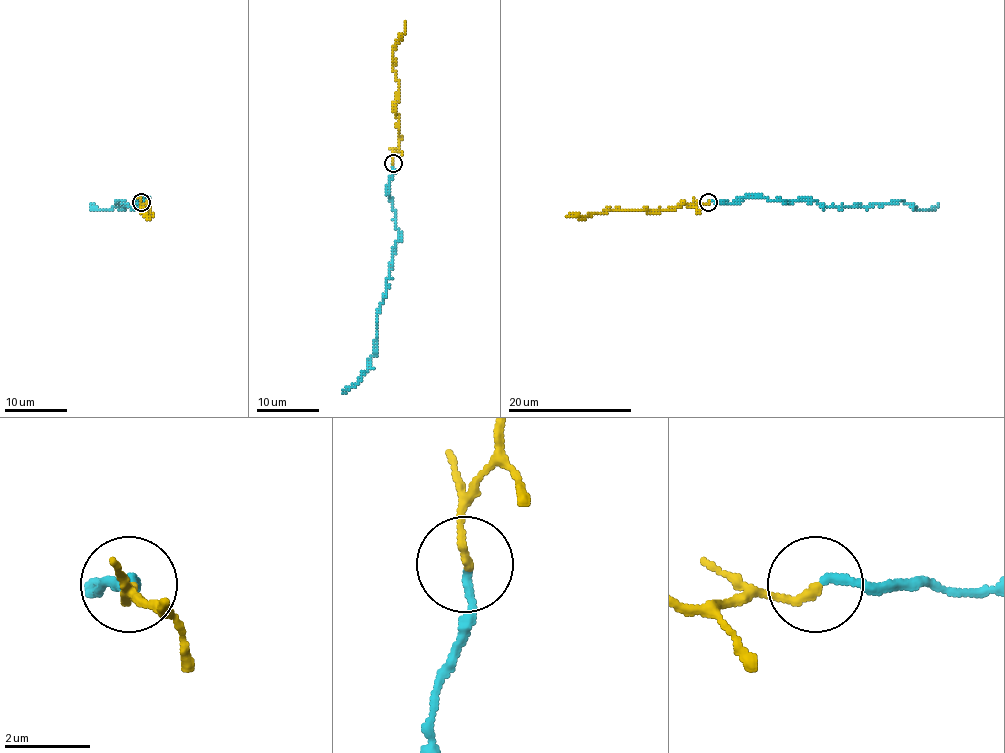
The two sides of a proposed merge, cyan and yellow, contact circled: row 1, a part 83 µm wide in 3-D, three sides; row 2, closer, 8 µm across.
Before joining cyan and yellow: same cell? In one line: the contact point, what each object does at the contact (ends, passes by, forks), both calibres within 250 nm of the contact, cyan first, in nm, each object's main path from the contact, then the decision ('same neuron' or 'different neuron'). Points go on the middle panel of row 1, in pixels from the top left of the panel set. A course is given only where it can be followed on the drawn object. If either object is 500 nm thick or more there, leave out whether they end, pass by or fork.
at (393, 163); cyan ends there; yellow ends there; 180 nm thick on the cyan side, 190 nm on the other; cyan runs (393, 164), (388, 195), (401, 239), (376, 318), (376, 352), (370, 368), (345, 394); yellow runs (393, 163), (392, 154), (398, 146), (395, 110), (398, 81), (393, 48), (404, 31), (406, 22); different neuron

